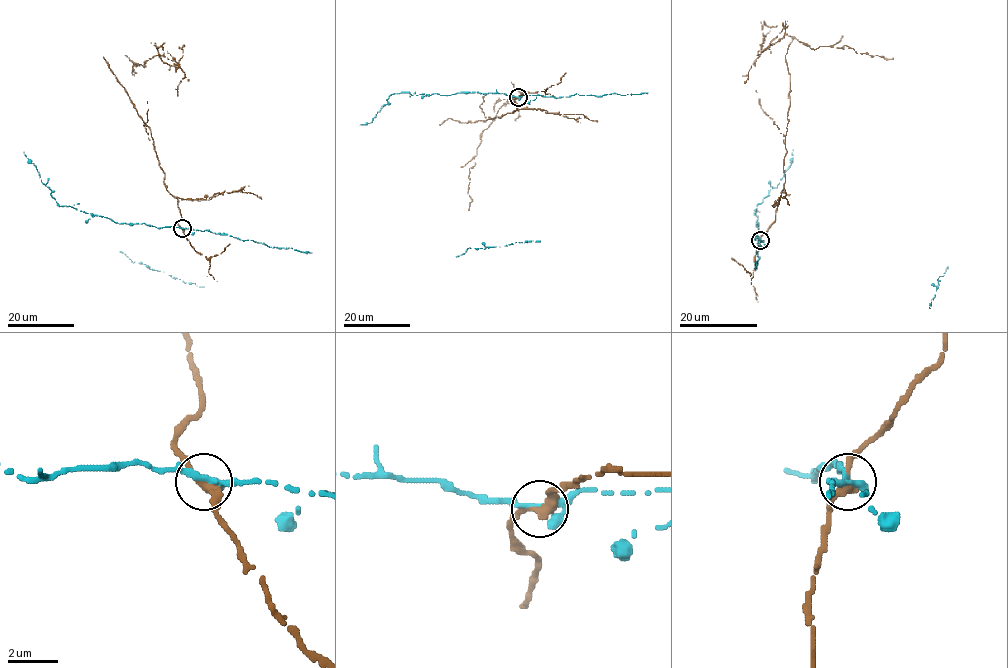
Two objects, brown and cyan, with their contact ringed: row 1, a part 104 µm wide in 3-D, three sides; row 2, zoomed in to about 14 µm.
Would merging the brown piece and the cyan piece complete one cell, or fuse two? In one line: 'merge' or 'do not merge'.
do not merge

